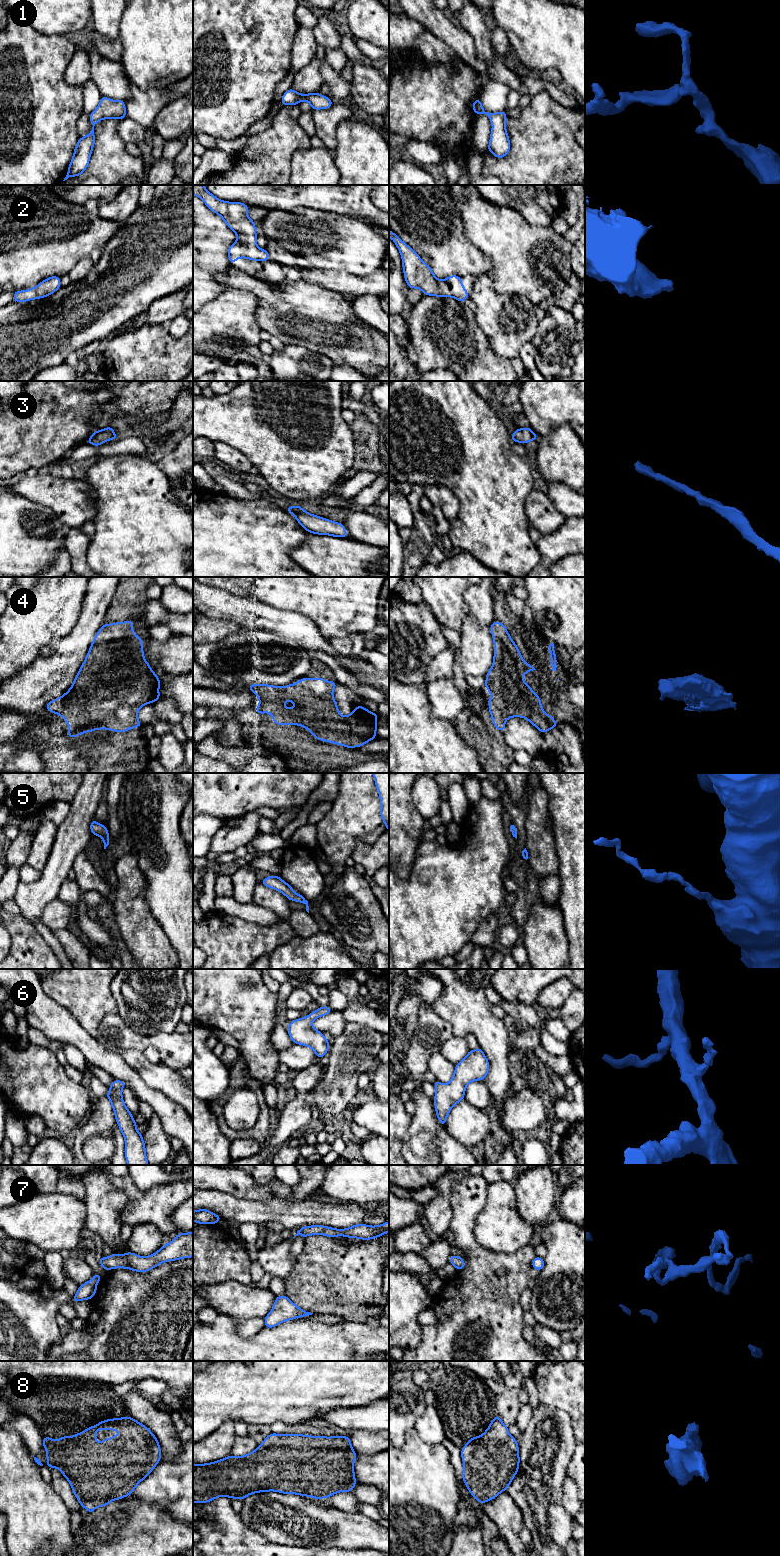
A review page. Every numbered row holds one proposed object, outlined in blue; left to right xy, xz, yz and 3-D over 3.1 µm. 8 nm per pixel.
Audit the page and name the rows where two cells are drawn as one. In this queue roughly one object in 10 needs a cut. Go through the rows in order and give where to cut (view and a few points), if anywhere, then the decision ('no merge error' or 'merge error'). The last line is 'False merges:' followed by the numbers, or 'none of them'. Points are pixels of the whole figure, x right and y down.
1: no cut | no merge error
2: no cut | no merge error
3: no cut | no merge error
4: no cut | no merge error
5: no cut | no merge error
6: no cut | no merge error
7: no cut | no merge error
8: no cut | no merge error
False merges: none of them

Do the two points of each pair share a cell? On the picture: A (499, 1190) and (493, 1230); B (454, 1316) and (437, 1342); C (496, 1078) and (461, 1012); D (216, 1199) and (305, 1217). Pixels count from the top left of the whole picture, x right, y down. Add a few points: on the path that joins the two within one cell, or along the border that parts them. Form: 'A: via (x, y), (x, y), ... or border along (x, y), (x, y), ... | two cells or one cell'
A: via (499, 1200), (498, 1220) | one cell
B: via (454, 1322), (454, 1325), (443, 1336) | one cell
C: via (496, 1062), (495, 1046), (477, 1028) | one cell
D: via (238, 1210), (283, 1211) | one cell

